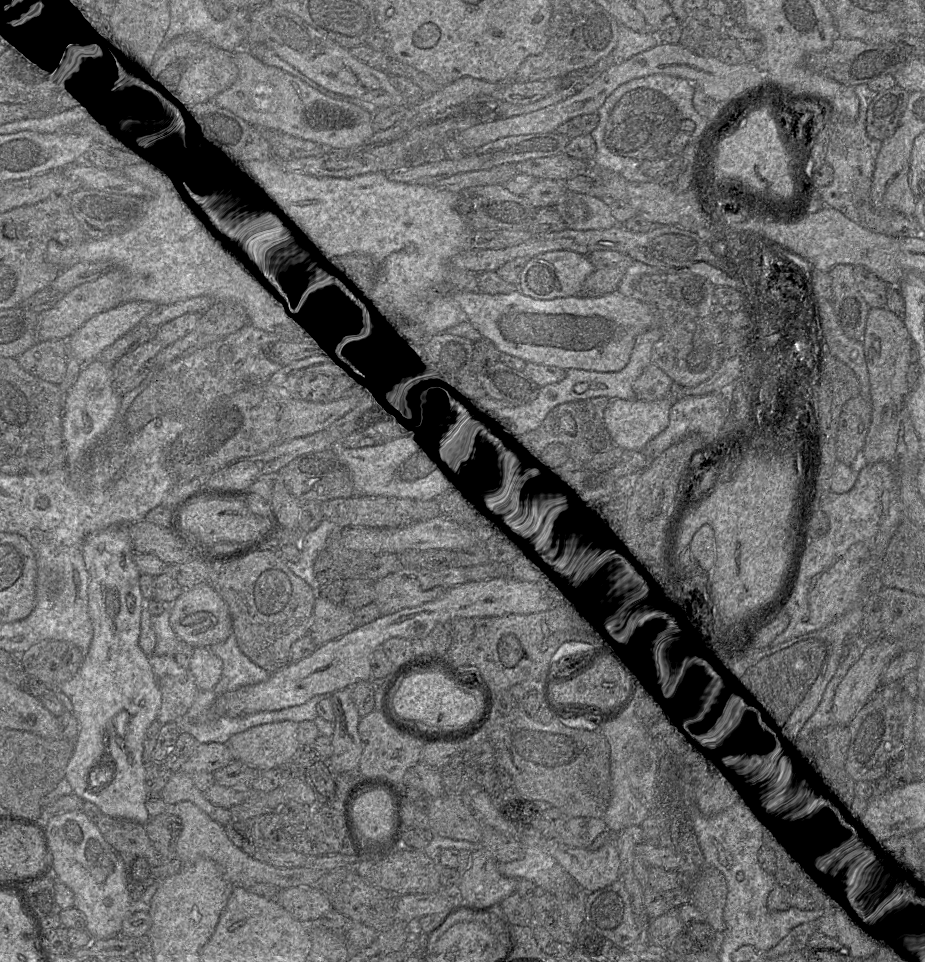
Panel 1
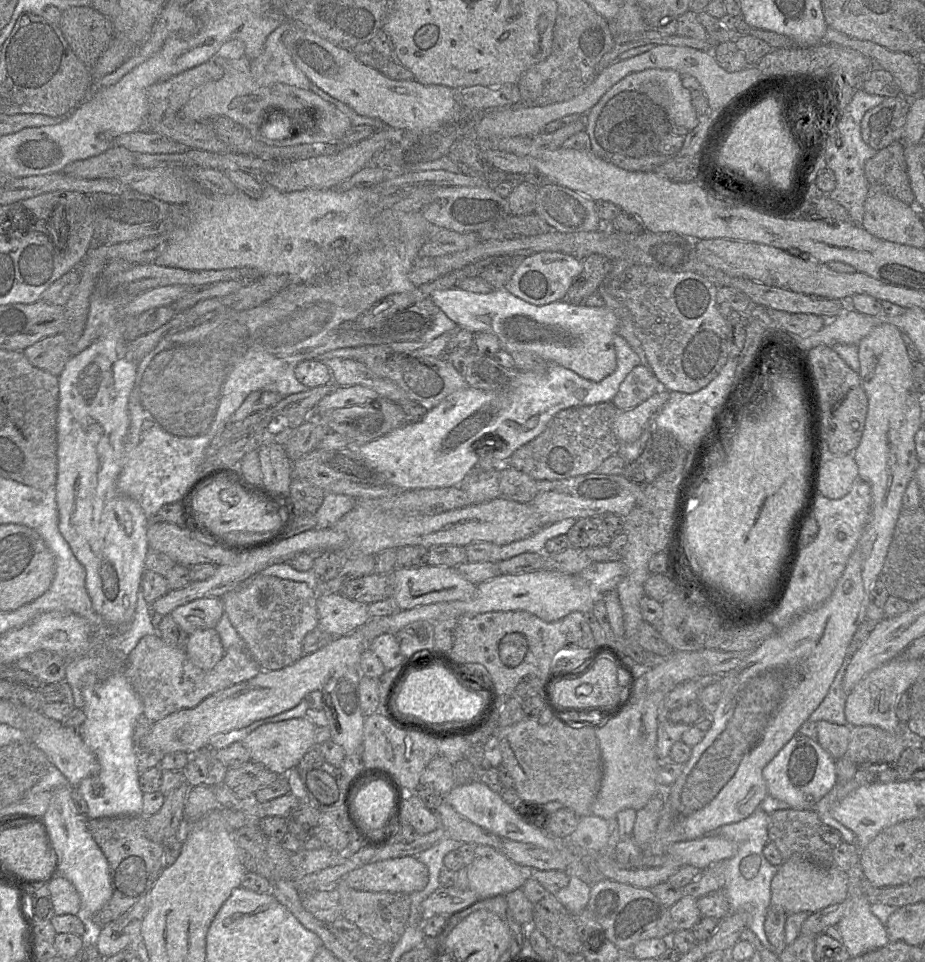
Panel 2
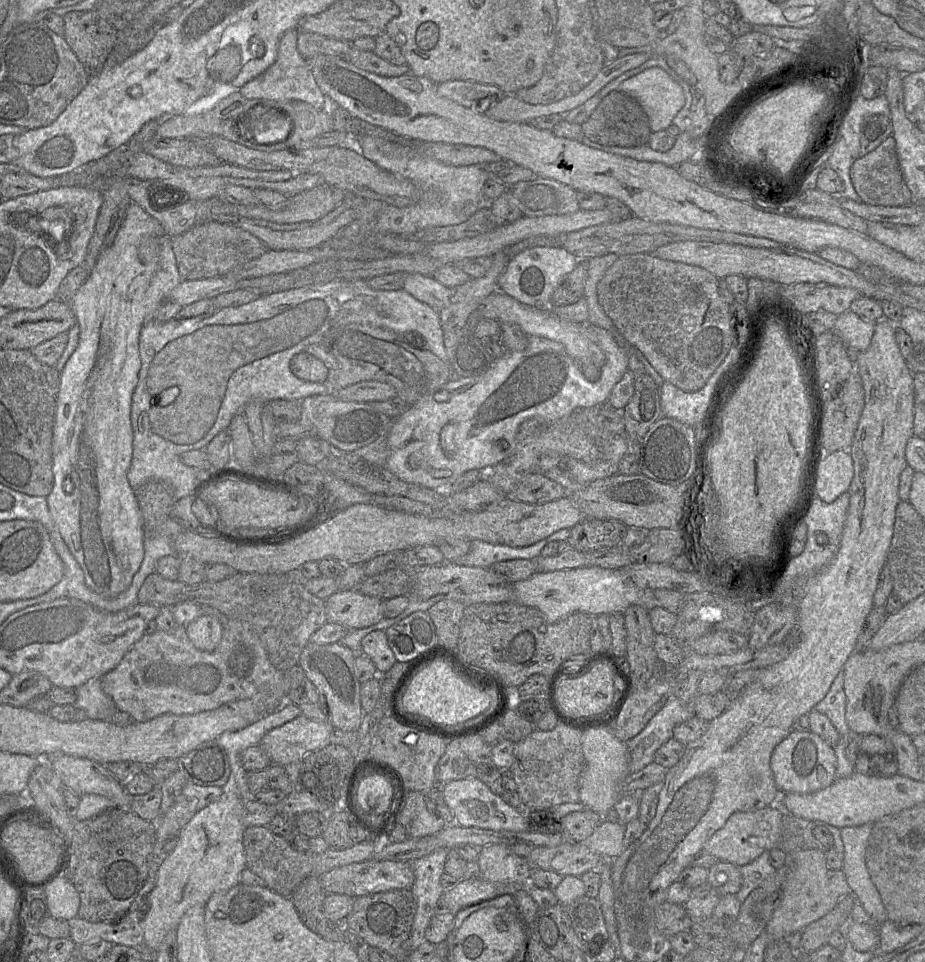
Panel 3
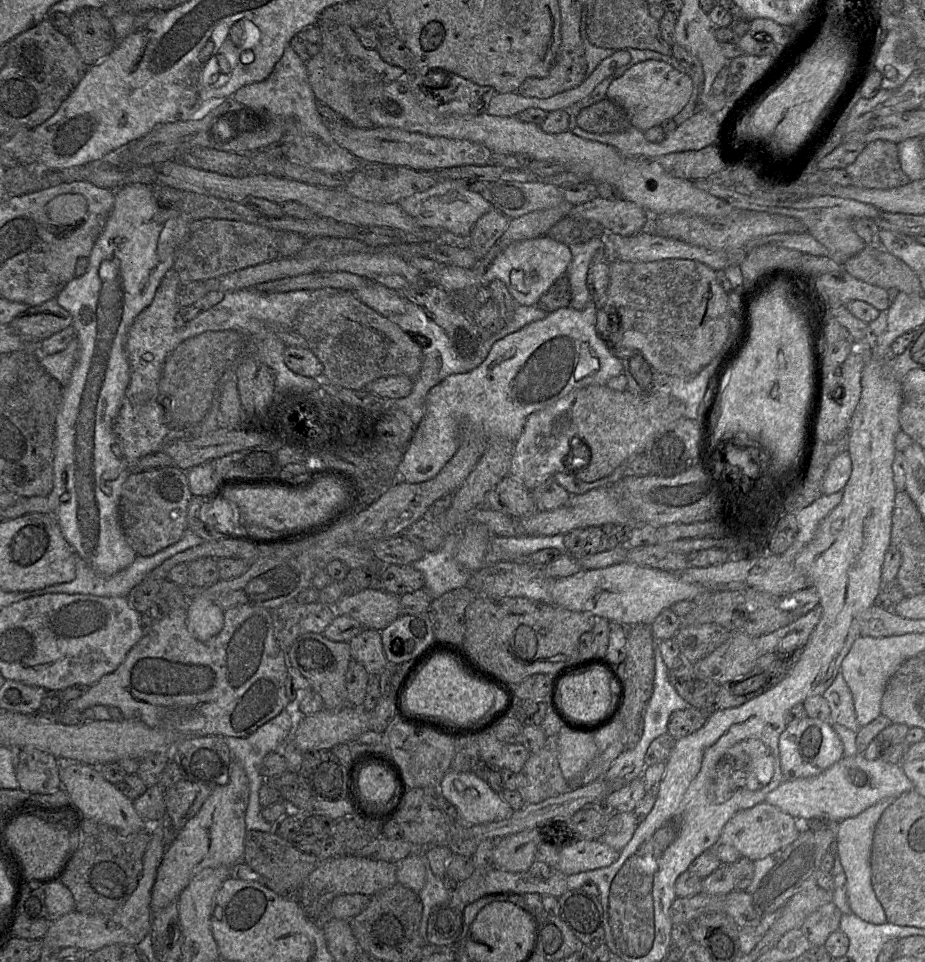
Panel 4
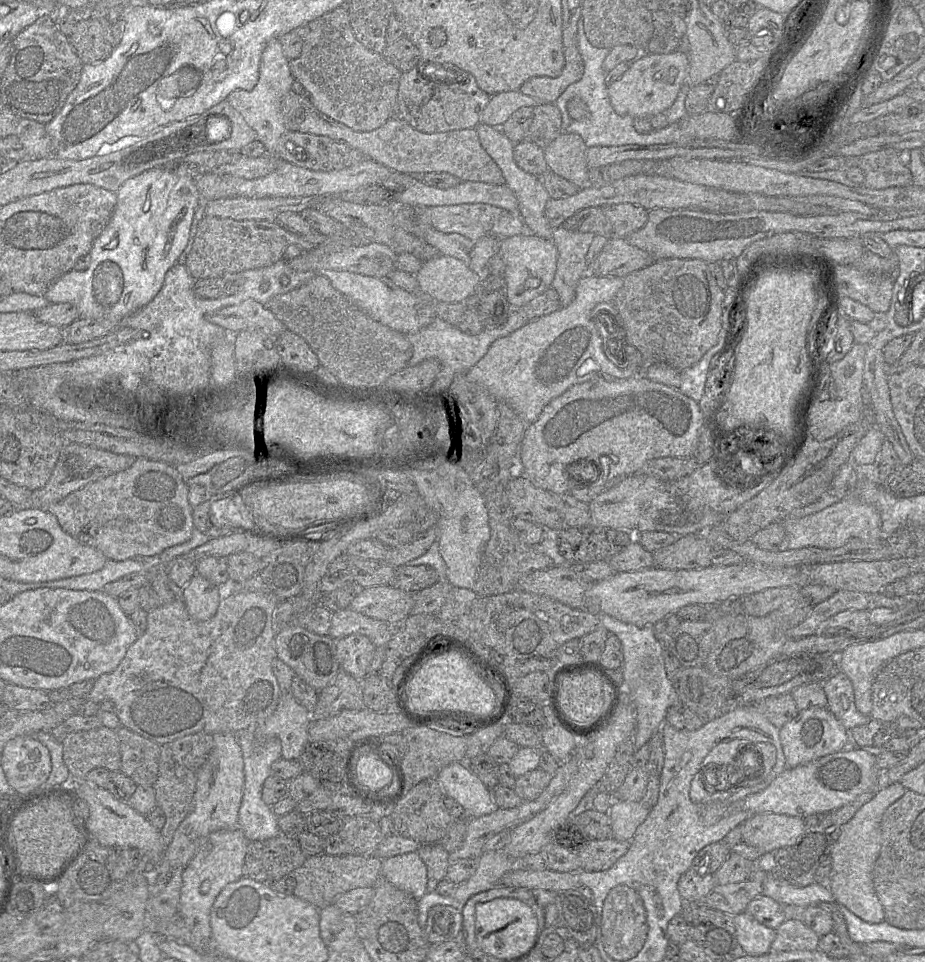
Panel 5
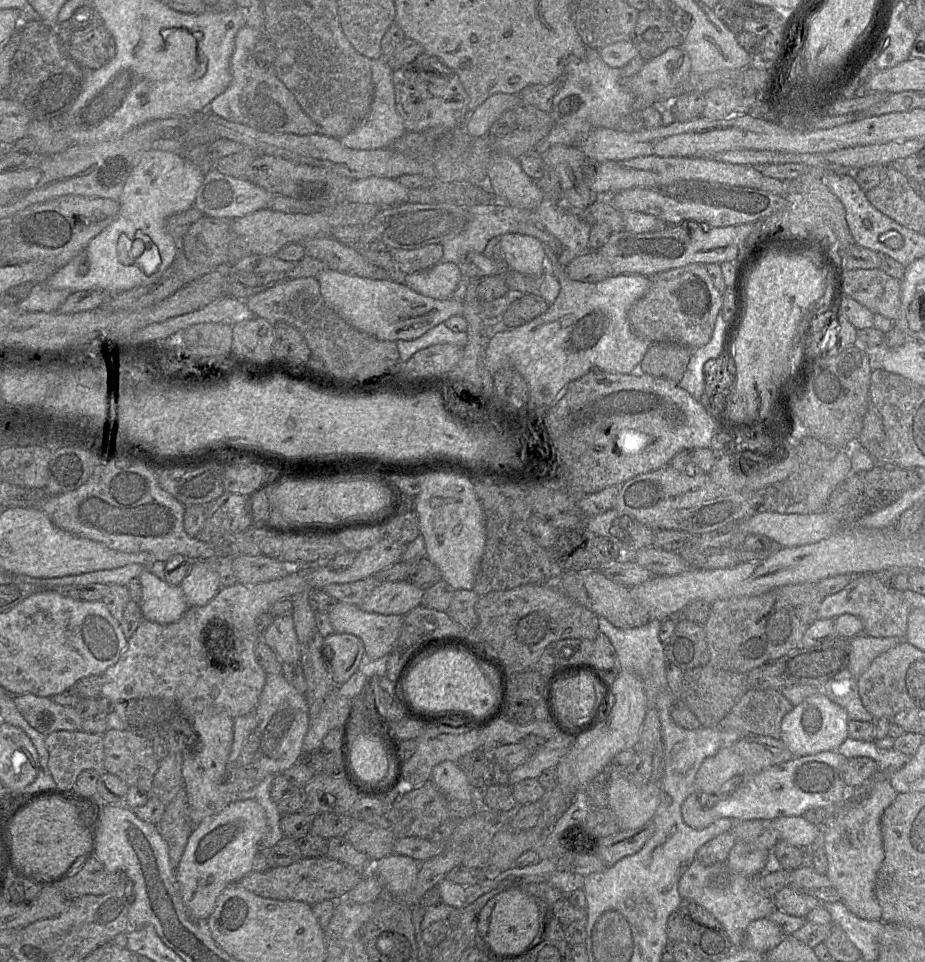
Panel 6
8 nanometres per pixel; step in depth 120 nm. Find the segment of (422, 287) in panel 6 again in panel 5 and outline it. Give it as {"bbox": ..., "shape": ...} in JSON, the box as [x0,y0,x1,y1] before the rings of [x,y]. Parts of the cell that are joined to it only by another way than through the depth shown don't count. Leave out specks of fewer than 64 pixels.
{"bbox":[415,255,479,303],"shape":[[[448,255],[423,261],[415,277],[422,293],[446,303],[464,302],[479,285],[478,275],[465,262]]]}

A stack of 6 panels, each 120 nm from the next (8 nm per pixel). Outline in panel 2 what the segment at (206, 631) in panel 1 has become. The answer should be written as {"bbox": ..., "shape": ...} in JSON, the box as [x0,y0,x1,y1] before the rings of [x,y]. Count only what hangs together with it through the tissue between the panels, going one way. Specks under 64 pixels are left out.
{"bbox":[171,597,223,635],"shape":[[[206,597],[175,608],[171,617],[189,635],[197,629],[215,628],[223,613],[222,598]]]}

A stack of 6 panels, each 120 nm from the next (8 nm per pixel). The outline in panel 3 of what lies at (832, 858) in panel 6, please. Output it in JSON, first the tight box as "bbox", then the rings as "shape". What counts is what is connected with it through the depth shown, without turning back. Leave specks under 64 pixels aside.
{"bbox":[840,823,887,924],"shape":[[[874,823],[840,829],[844,845],[843,866],[848,885],[867,914],[881,924],[886,921],[887,913],[882,898],[873,884],[865,862],[866,845]]]}

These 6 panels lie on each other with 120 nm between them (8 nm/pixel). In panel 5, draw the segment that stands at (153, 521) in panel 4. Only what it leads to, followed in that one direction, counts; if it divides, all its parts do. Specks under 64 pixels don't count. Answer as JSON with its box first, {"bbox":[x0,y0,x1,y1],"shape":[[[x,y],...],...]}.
{"bbox":[38,458,195,561],"shape":[[[135,458],[134,463],[126,470],[89,483],[64,499],[38,509],[46,509],[56,517],[64,532],[96,548],[107,560],[120,561],[154,556],[190,539],[195,527],[188,492],[189,486],[175,466],[162,461]]]}

